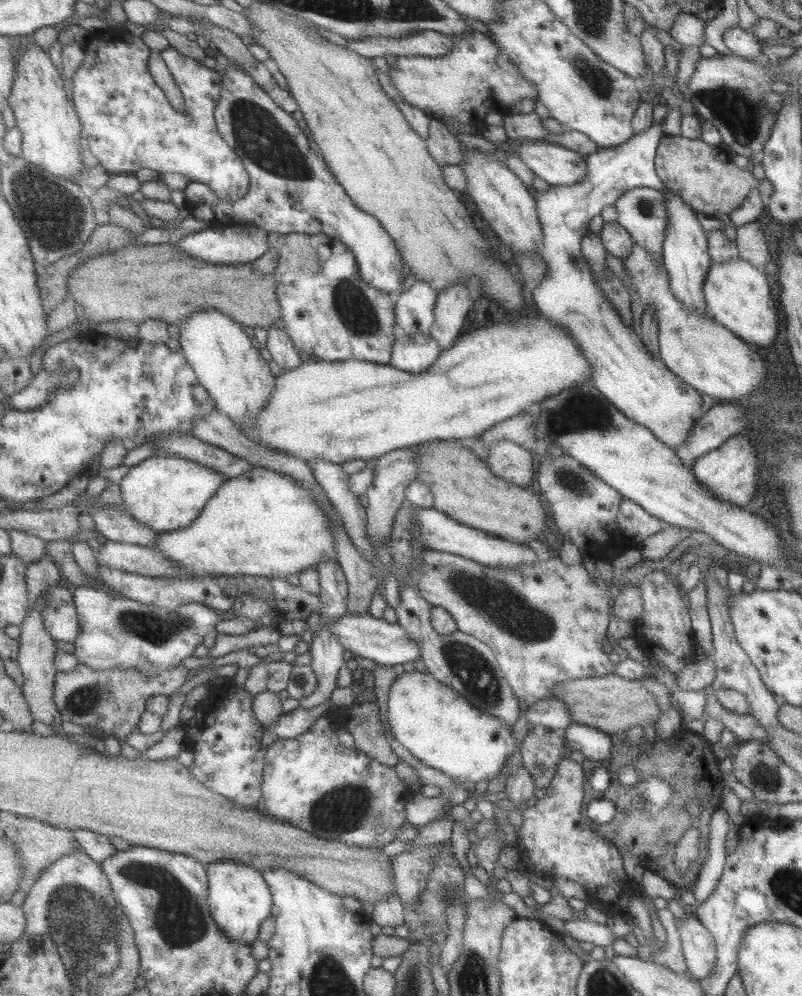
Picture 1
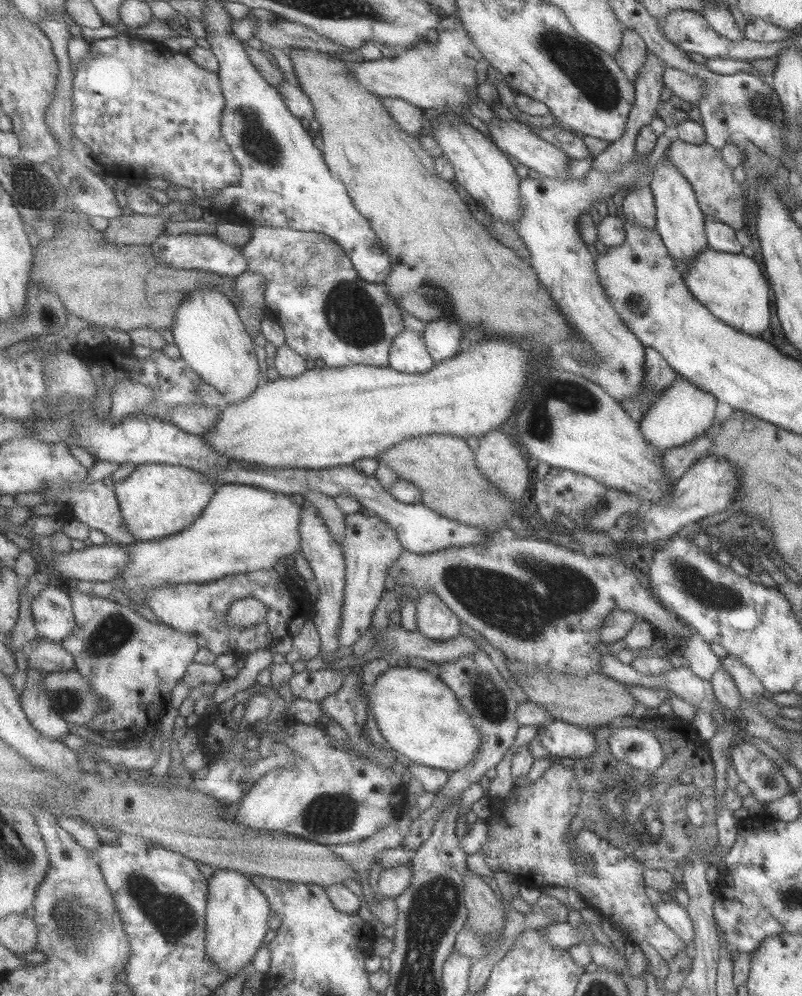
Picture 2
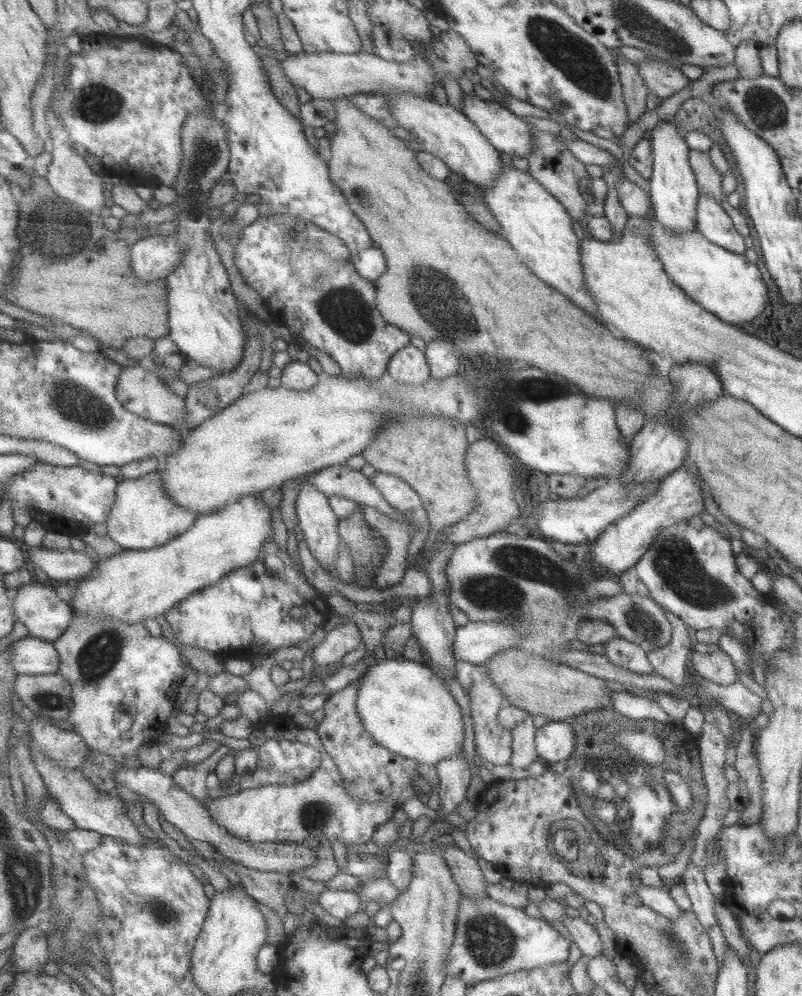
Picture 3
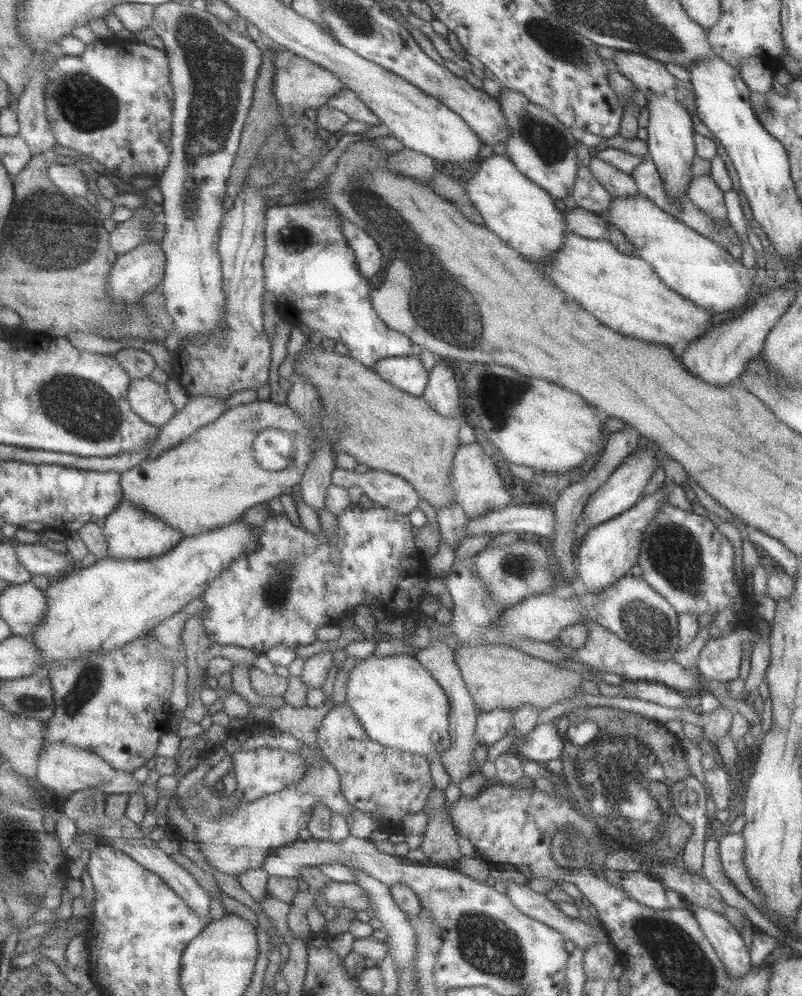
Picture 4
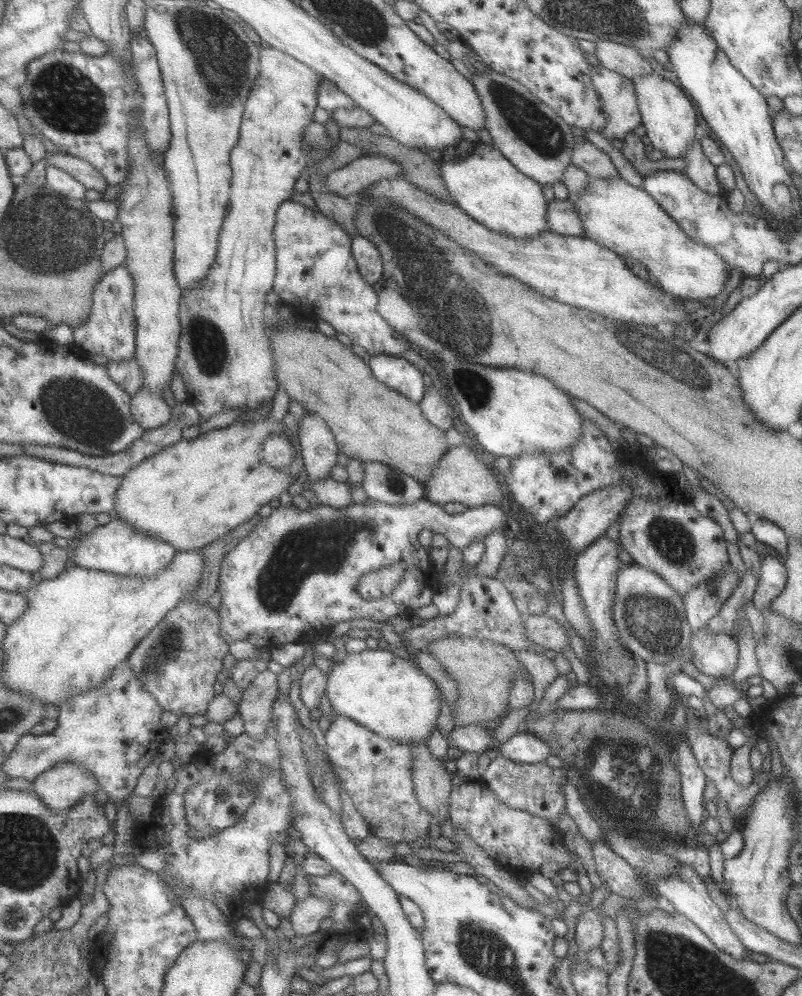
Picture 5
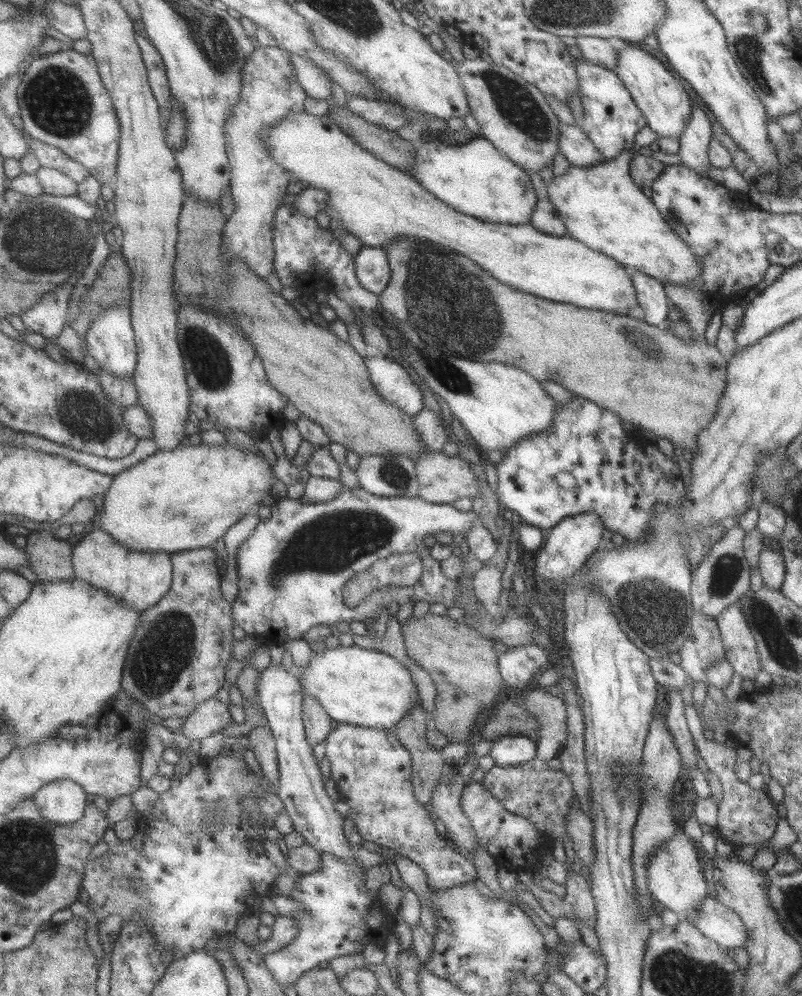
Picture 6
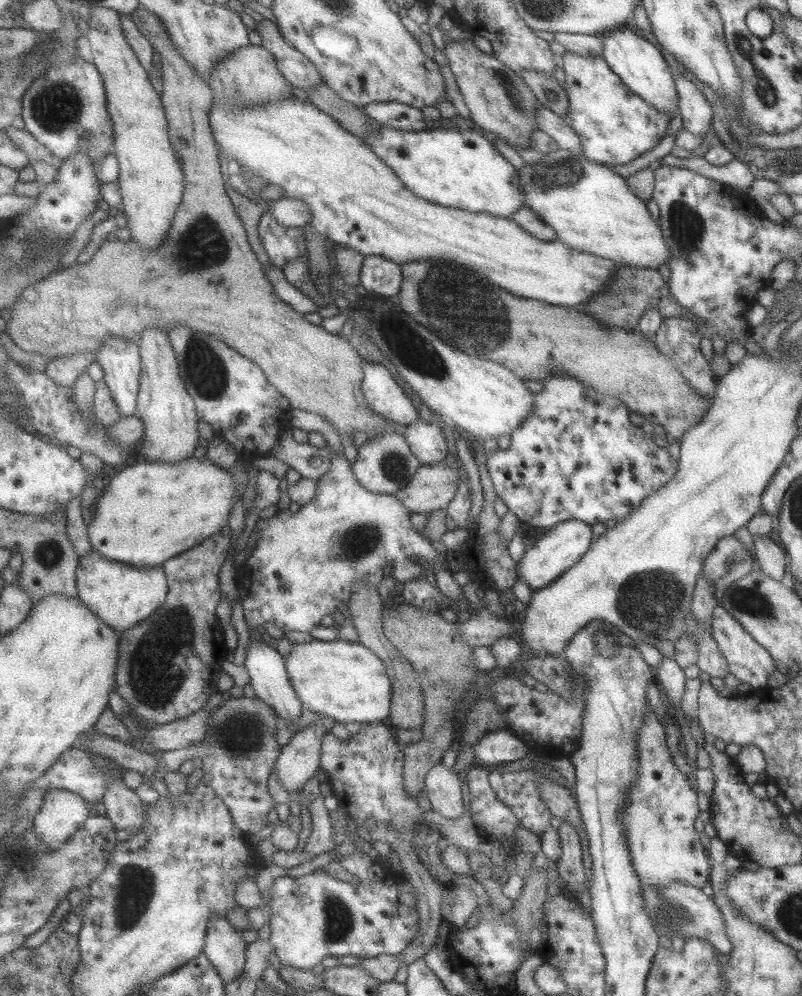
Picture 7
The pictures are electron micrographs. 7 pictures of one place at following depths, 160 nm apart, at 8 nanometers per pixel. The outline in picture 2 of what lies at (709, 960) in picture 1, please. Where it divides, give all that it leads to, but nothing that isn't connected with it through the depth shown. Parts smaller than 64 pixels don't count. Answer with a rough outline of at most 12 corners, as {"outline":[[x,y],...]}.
{"outline":[[672,901],[653,904],[656,915],[683,945],[692,947],[688,912]]}

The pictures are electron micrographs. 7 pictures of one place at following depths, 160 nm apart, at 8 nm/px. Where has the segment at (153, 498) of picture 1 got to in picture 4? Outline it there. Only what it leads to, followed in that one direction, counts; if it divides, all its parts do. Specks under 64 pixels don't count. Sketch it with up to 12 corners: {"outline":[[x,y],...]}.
{"outline":[[125,496],[106,517],[109,557],[169,553],[182,530]]}

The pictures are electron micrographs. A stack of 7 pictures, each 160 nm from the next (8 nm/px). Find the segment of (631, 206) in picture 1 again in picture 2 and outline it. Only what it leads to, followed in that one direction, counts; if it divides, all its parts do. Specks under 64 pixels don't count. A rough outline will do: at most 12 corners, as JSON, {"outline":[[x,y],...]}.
{"outline":[[649,186],[625,193],[621,210],[637,226],[654,230],[656,208]]}

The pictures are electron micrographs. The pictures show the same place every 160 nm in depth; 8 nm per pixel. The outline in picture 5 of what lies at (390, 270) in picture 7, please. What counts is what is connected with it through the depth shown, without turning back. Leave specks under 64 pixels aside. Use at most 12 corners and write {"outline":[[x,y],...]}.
{"outline":[[355,235],[352,245],[367,282],[383,278],[383,257],[370,238]]}

